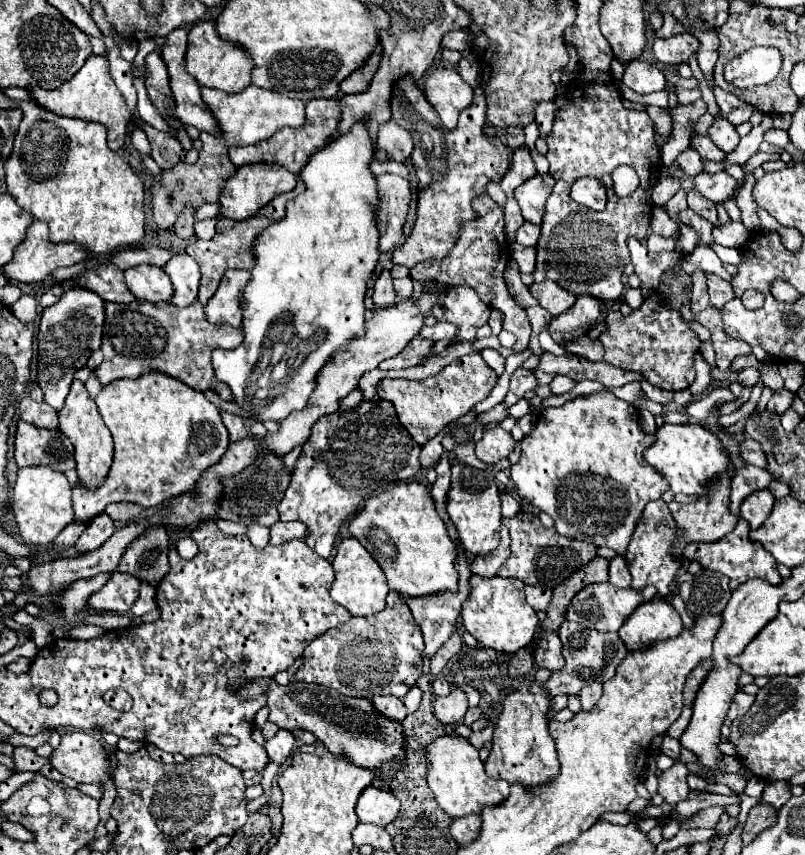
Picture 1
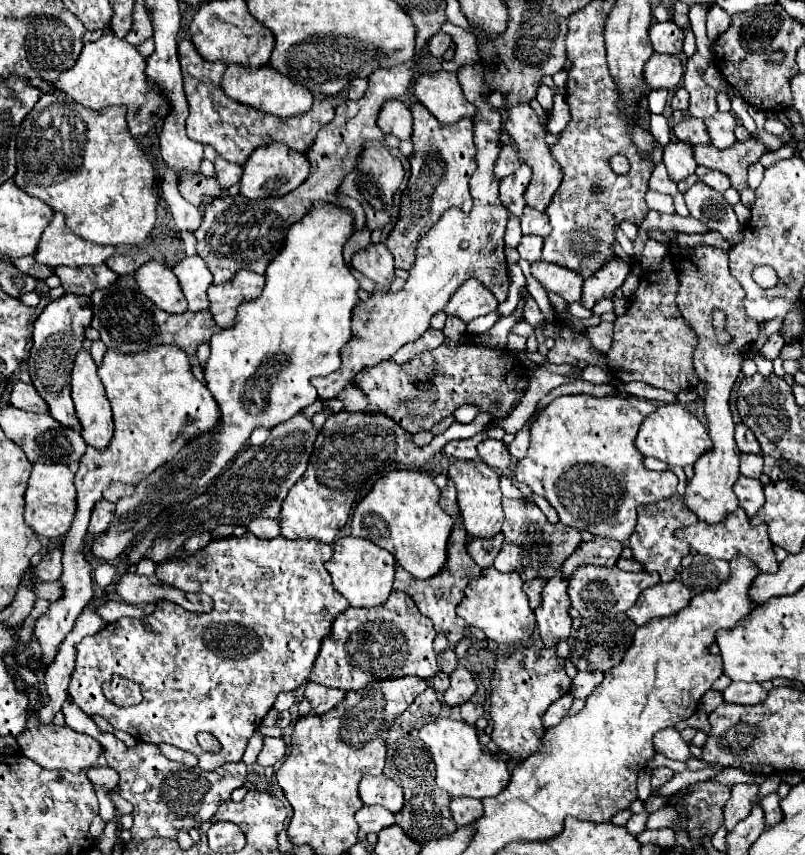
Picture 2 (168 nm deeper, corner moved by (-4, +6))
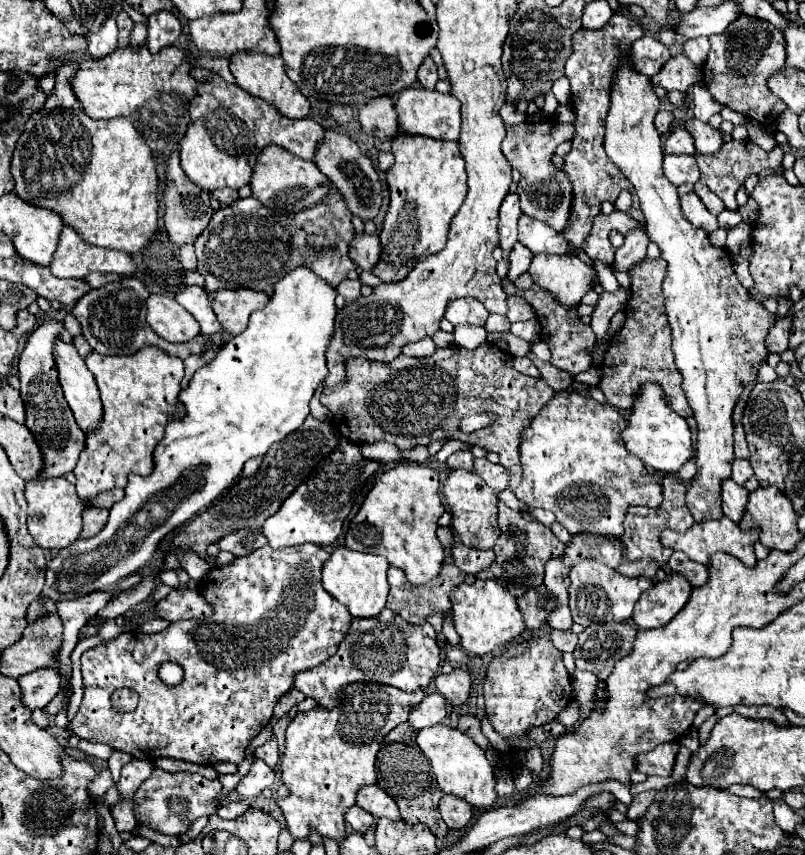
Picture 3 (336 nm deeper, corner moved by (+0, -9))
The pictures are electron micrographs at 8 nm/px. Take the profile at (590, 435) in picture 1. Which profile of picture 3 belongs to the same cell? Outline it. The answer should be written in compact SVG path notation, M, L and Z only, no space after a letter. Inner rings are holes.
M558 392L554 398L532 418L530 426L522 432L520 442L520 462L522 462L522 482L514 490L516 498L526 502L528 508L546 508L554 512L556 520L570 532L592 532L622 538L622 520L628 506L648 506L658 508L662 504L662 486L648 474L638 456L632 456L620 438L628 420L620 410L610 404L600 404L590 396L578 392Z

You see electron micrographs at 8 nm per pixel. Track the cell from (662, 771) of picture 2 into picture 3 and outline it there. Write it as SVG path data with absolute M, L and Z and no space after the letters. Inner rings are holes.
M646 790L646 792L638 794L638 796L634 796L632 804L628 806L626 818L634 820L634 818L640 818L640 816L644 816L644 812L646 812L646 810L648 810L648 806L652 804L654 796L656 796L656 790Z

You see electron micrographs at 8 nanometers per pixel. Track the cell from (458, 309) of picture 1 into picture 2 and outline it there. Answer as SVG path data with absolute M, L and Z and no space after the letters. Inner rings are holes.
M476 279L466 281L448 301L444 313L460 317L464 323L474 321L480 315L496 311L496 297Z

